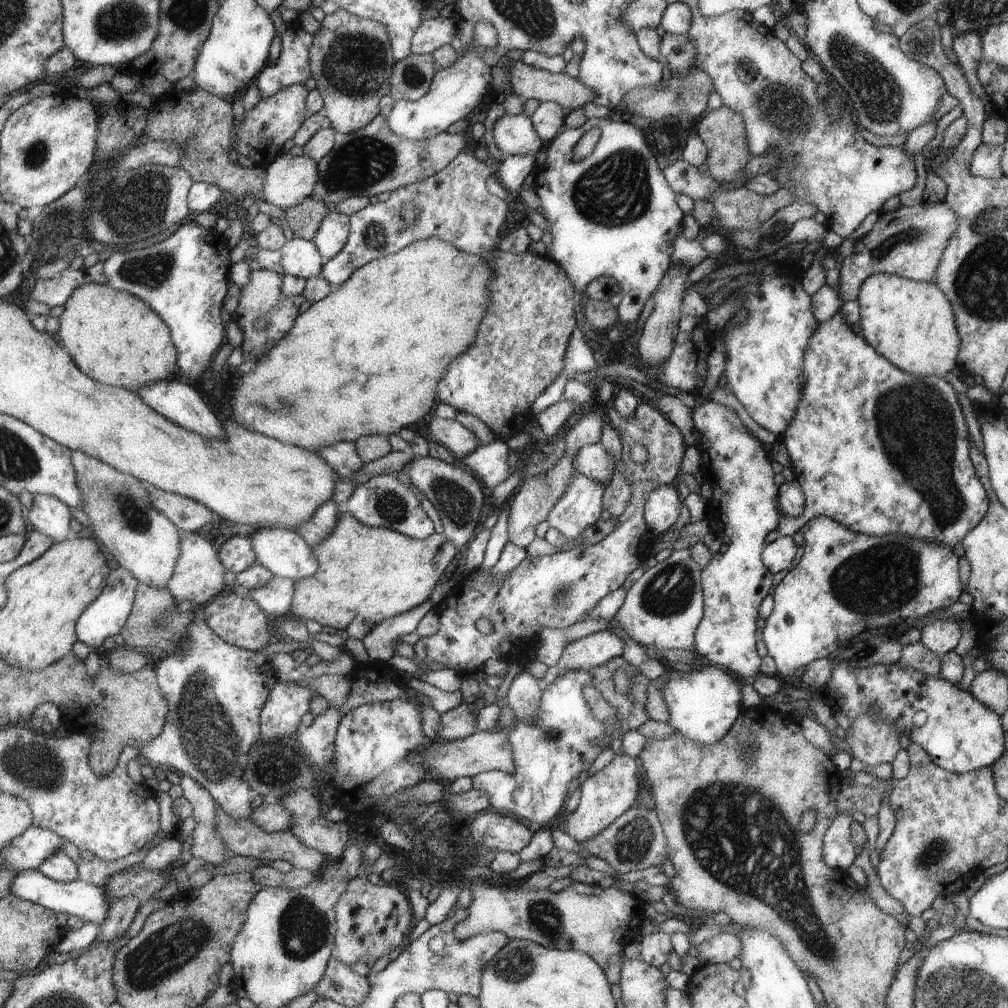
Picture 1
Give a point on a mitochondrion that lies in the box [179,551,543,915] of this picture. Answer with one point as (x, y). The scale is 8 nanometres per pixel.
(274, 769)

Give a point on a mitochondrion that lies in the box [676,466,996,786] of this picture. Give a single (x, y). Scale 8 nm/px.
(878, 580)

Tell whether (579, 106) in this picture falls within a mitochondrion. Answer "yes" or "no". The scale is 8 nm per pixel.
no

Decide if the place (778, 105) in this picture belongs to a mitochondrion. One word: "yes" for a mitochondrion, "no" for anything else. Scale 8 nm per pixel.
yes

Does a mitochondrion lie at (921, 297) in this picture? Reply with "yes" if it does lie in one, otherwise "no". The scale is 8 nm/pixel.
no

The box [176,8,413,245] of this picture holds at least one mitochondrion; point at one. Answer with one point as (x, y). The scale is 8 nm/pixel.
(354, 64)

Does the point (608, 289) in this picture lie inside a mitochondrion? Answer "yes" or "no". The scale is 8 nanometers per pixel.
no

